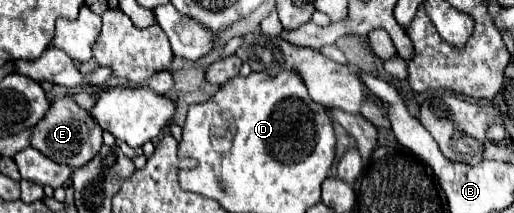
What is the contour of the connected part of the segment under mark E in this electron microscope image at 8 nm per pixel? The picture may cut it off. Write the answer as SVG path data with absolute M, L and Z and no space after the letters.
M57 96L51 100L51 108L45 112L43 120L39 120L37 126L33 126L31 134L31 146L45 154L47 158L67 164L71 168L85 166L101 148L101 128L91 120L91 112L81 108L71 96Z

